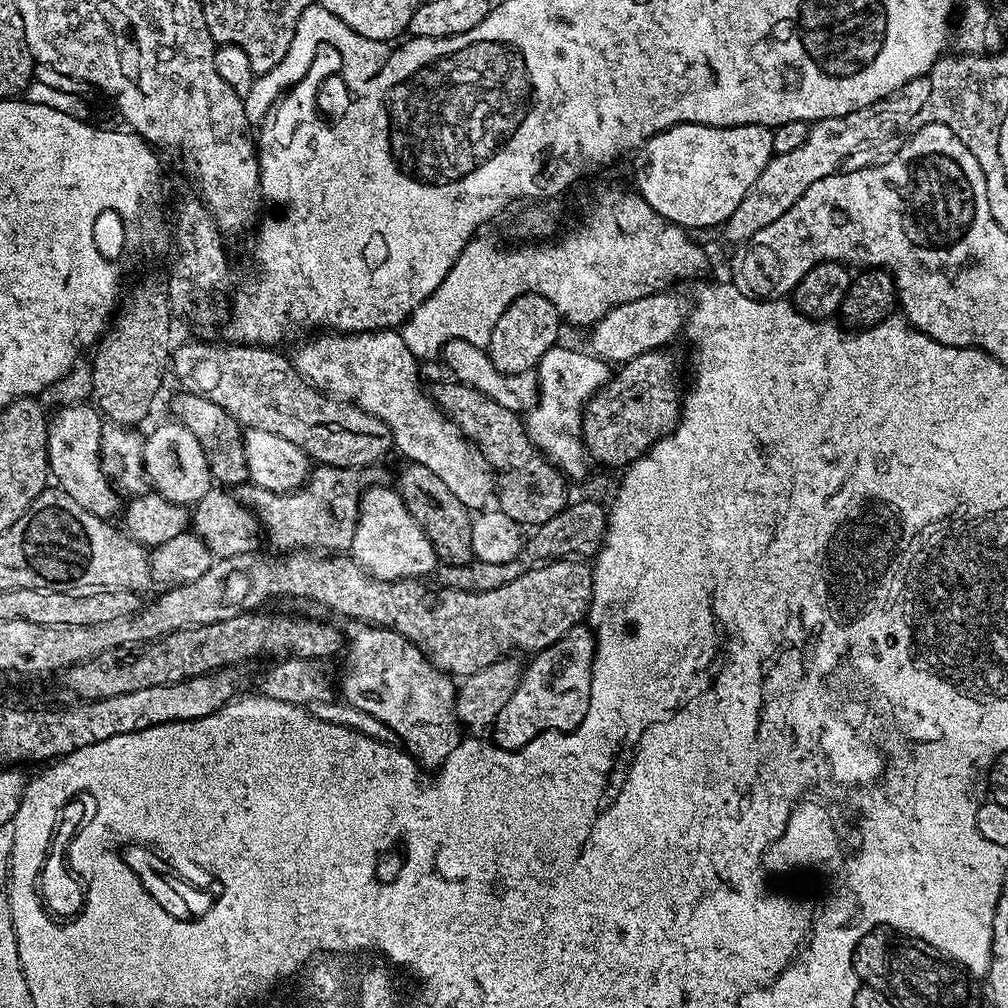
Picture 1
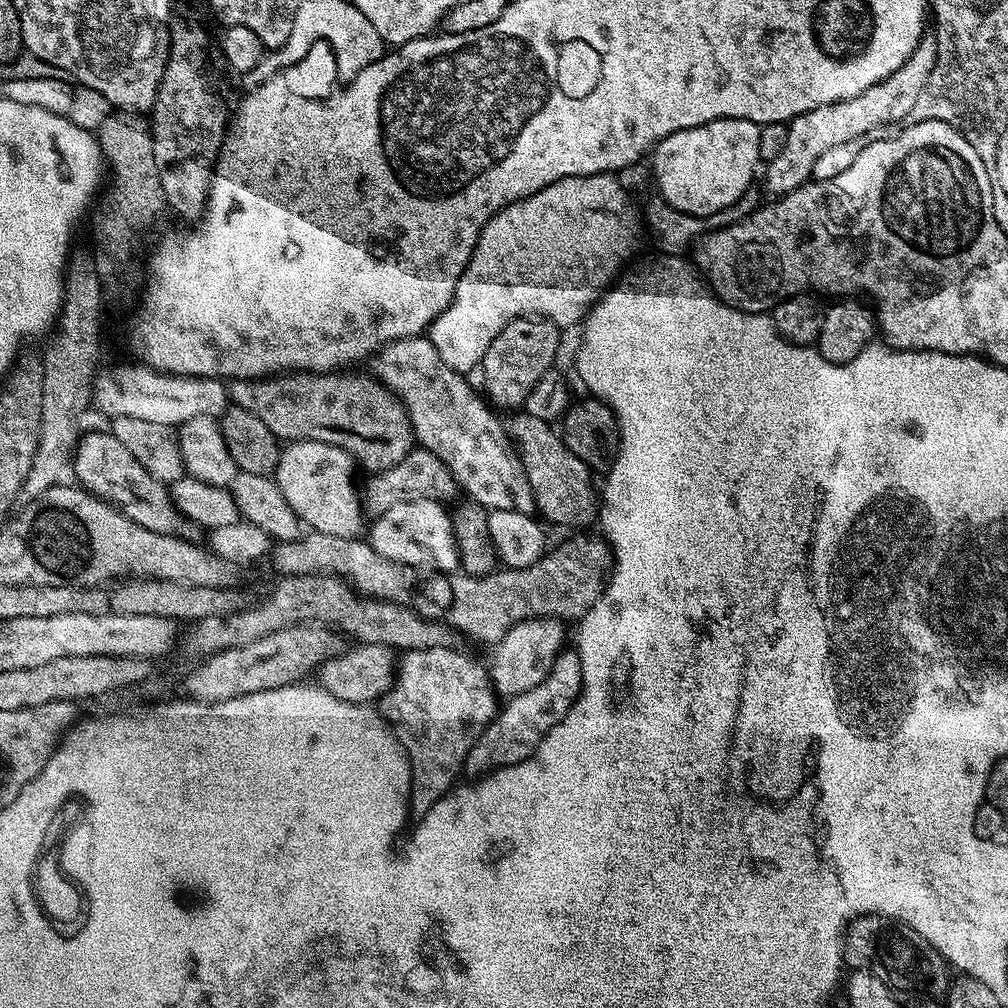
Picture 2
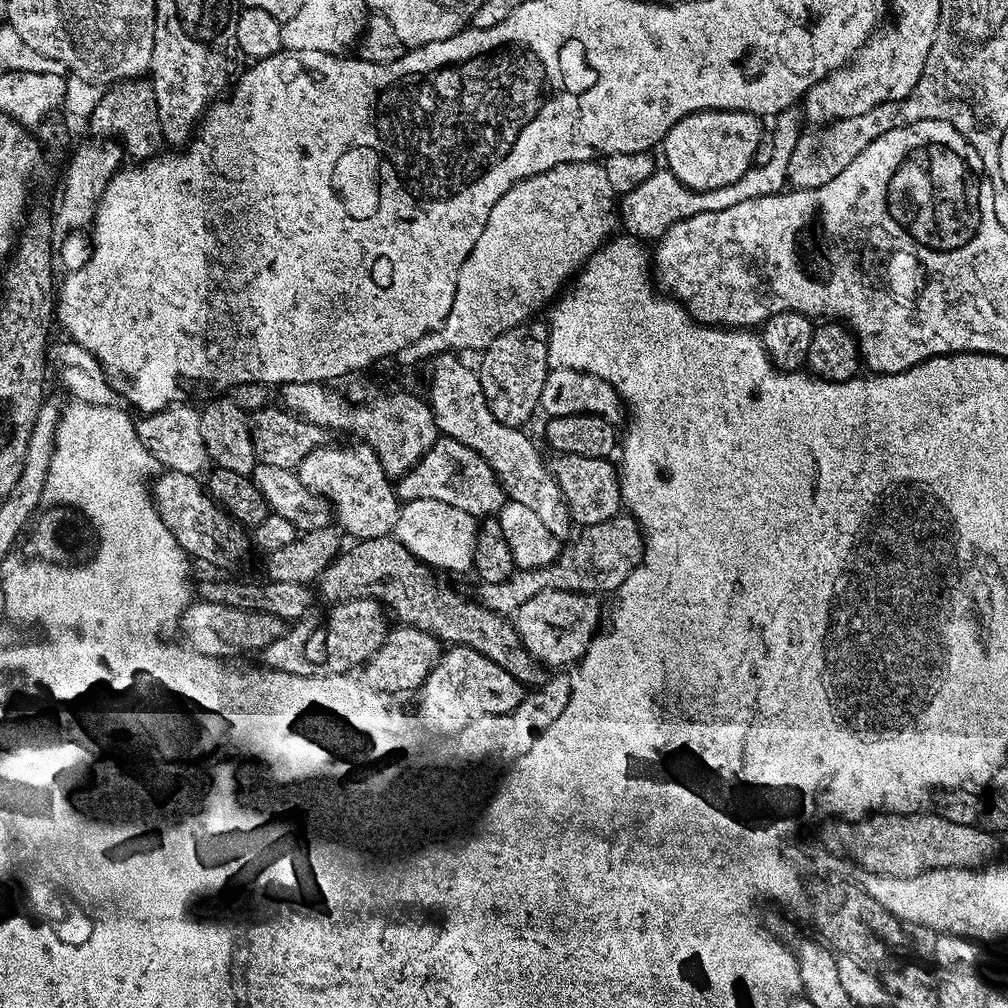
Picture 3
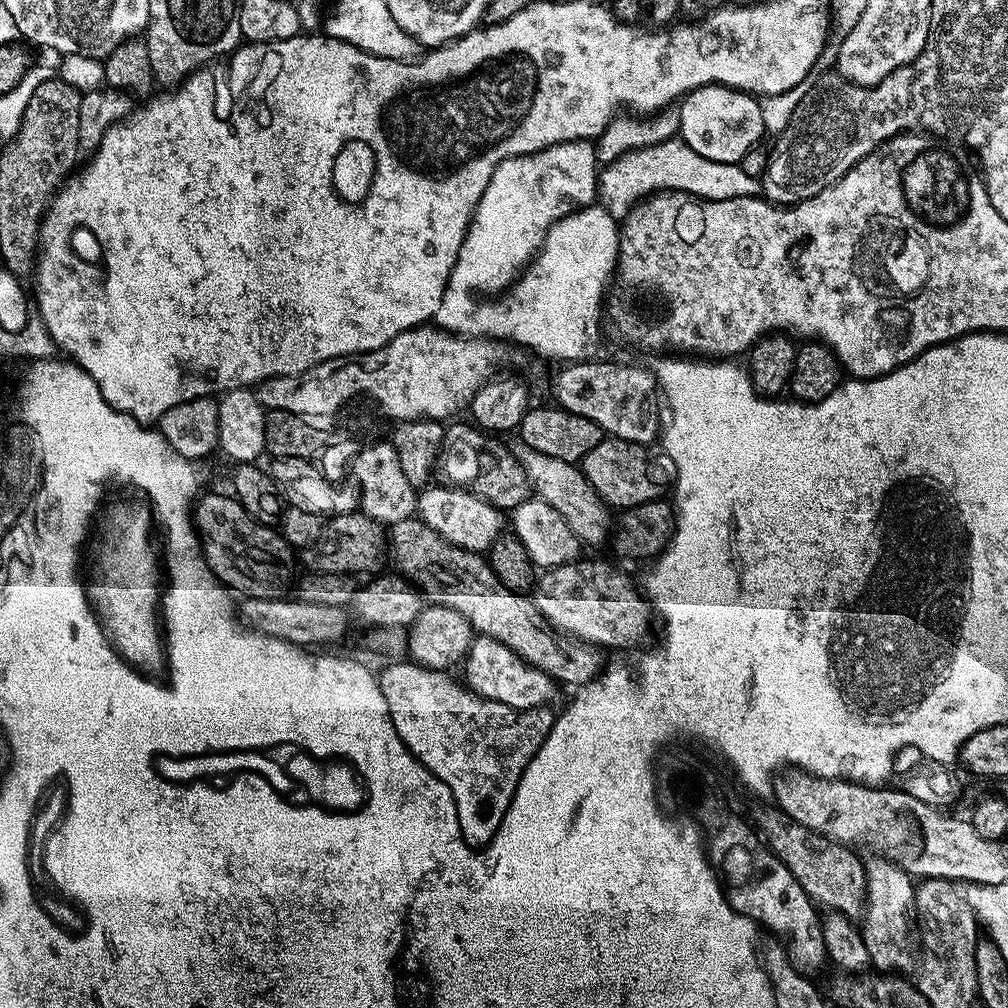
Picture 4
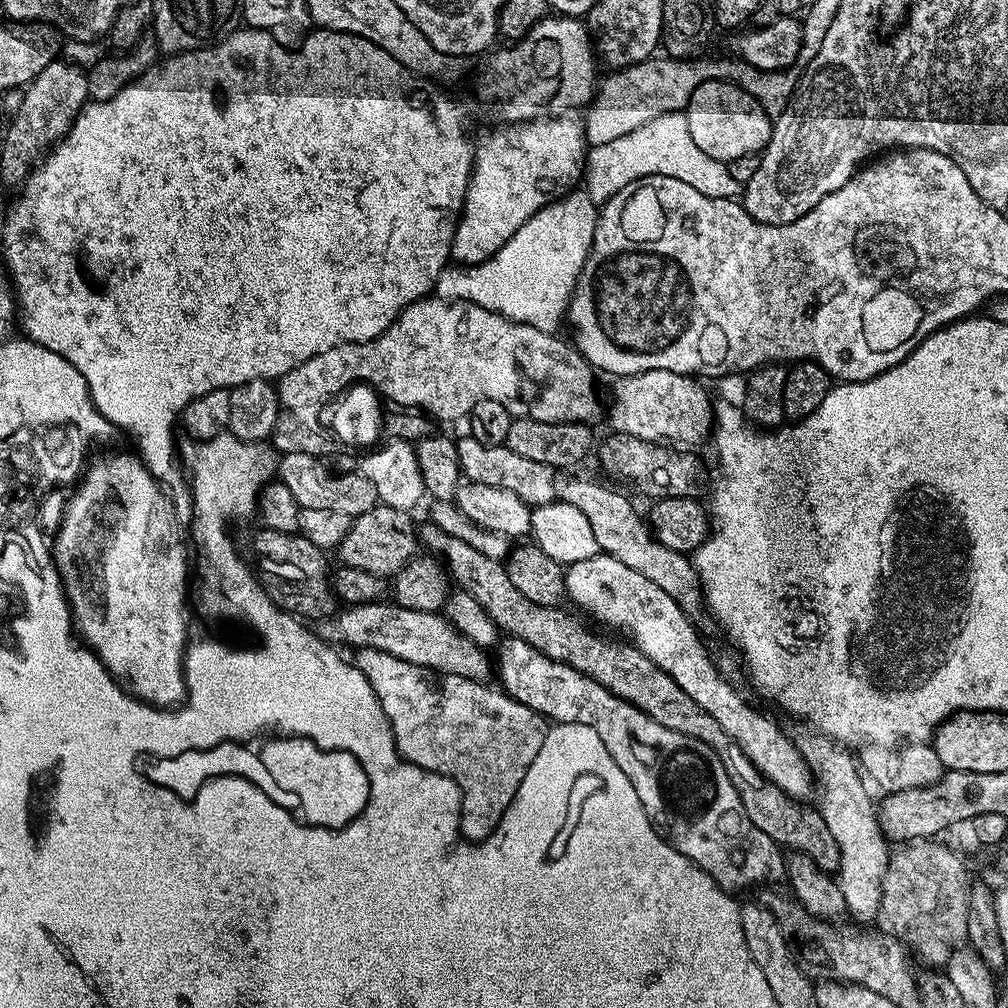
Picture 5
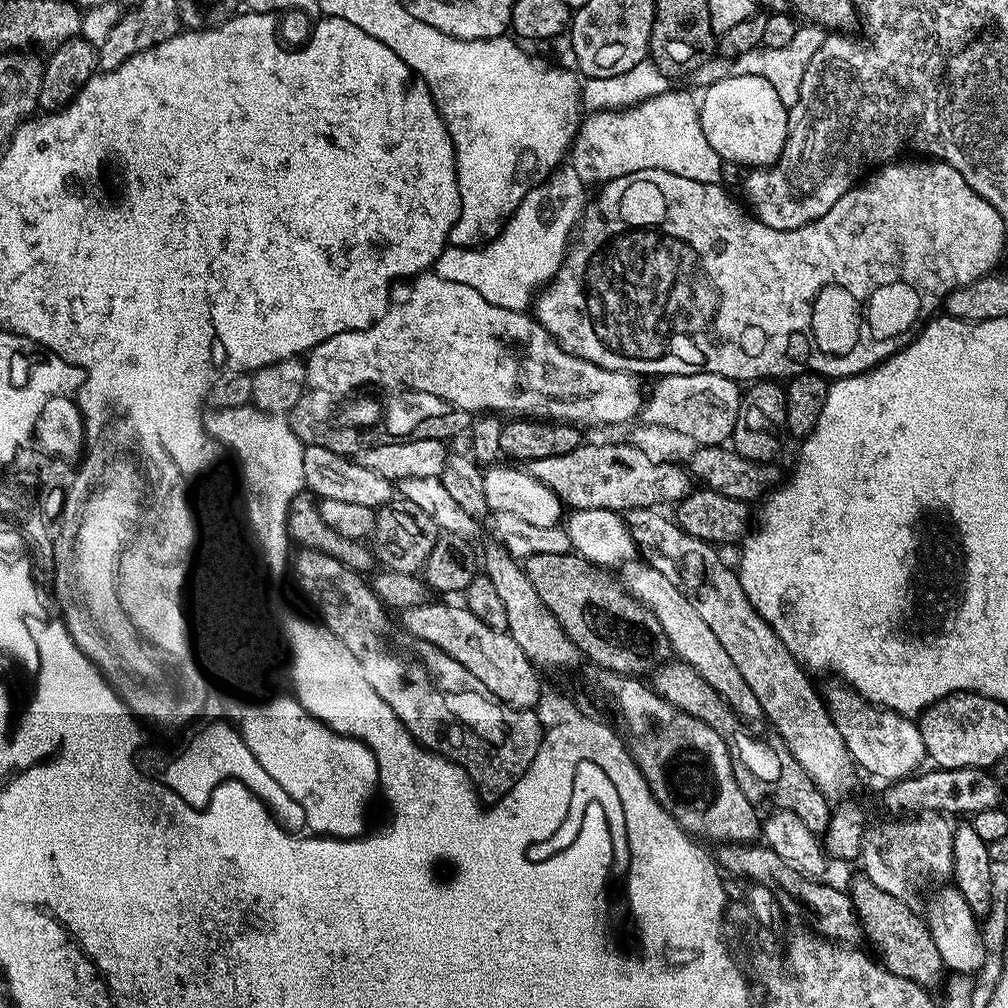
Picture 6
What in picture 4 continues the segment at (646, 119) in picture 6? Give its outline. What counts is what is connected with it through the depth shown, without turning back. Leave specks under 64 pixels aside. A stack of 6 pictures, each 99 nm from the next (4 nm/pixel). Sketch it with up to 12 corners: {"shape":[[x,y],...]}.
{"shape":[[679,138],[622,154],[598,172],[614,217],[657,192],[755,196],[739,164]]}

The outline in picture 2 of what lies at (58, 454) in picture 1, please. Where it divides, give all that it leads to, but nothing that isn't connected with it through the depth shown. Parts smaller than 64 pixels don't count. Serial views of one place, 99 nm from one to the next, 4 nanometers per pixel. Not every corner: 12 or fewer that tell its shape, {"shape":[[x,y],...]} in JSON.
{"shape":[[85,431],[79,487],[138,526],[197,539],[169,485],[111,431]]}

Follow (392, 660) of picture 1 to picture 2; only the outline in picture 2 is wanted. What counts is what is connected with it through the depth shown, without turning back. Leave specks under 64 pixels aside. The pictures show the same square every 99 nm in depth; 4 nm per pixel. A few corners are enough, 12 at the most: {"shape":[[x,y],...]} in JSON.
{"shape":[[405,651],[378,700],[412,771],[410,812],[452,791],[492,723],[489,669]]}

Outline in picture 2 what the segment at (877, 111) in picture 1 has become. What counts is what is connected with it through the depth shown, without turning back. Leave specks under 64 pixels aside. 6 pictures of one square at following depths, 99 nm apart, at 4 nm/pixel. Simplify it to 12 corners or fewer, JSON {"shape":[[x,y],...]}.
{"shape":[[920,41],[890,78],[787,121],[762,180],[773,197],[812,180],[830,146],[907,121],[934,70]]}

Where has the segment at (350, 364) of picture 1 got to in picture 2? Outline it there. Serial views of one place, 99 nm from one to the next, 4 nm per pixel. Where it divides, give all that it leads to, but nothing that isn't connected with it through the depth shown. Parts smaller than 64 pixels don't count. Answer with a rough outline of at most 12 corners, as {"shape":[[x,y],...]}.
{"shape":[[427,335],[380,349],[375,379],[469,501],[536,512],[497,413]]}

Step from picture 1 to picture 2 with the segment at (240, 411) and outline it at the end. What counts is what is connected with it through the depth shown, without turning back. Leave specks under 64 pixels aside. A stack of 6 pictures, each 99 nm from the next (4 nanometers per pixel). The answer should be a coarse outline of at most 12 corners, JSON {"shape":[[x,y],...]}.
{"shape":[[371,375],[233,380],[284,442],[346,450],[365,473],[414,448],[404,403]]}

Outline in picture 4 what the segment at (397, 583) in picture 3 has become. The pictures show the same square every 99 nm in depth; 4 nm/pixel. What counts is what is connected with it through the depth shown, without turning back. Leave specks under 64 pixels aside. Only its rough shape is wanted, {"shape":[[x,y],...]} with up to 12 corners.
{"shape":[[419,518],[391,525],[386,556],[429,605],[456,610],[550,679],[601,671],[481,553]]}

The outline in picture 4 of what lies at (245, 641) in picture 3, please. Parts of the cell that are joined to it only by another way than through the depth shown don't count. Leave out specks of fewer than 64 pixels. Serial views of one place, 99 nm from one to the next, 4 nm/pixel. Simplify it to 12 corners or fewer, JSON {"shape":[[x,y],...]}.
{"shape":[[248,598],[251,631],[297,646],[336,644],[349,613],[295,598]]}

